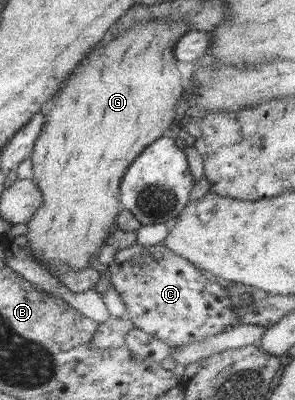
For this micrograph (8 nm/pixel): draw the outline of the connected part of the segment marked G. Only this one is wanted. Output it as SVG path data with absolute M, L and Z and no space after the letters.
M166 19L166 23L162 21L152 21L152 23L140 23L140 25L134 25L134 29L128 29L124 31L122 35L120 33L110 41L102 40L96 48L100 47L100 54L96 56L90 56L90 61L88 65L84 67L82 73L72 73L72 76L68 76L68 79L62 84L60 88L61 93L60 97L54 101L54 107L50 111L44 113L45 123L42 127L42 132L36 142L34 143L34 148L32 149L32 155L30 155L30 161L33 163L33 177L32 181L38 186L38 189L42 192L44 201L42 201L42 207L36 211L36 215L30 218L30 221L27 221L28 231L24 233L25 239L27 240L27 246L29 246L29 251L31 251L31 257L37 260L38 263L42 266L49 267L51 275L55 279L62 279L59 277L59 269L82 269L84 267L90 266L90 261L92 259L97 259L98 252L102 249L102 246L105 244L105 241L109 238L110 229L112 225L115 224L116 217L118 213L122 211L120 203L120 184L126 170L132 165L132 162L144 152L146 147L154 143L160 137L164 135L163 132L169 129L174 120L174 114L176 113L177 104L181 101L181 96L185 91L184 88L184 75L178 71L178 60L174 57L173 47L174 44L178 41L179 37L182 37L182 34L188 31L189 23L185 21L178 21L178 23L172 23L172 21Z

